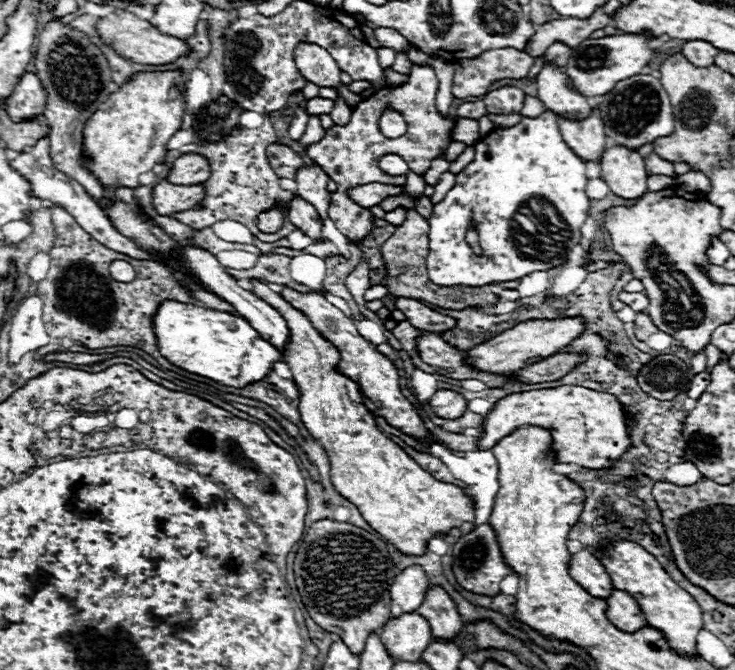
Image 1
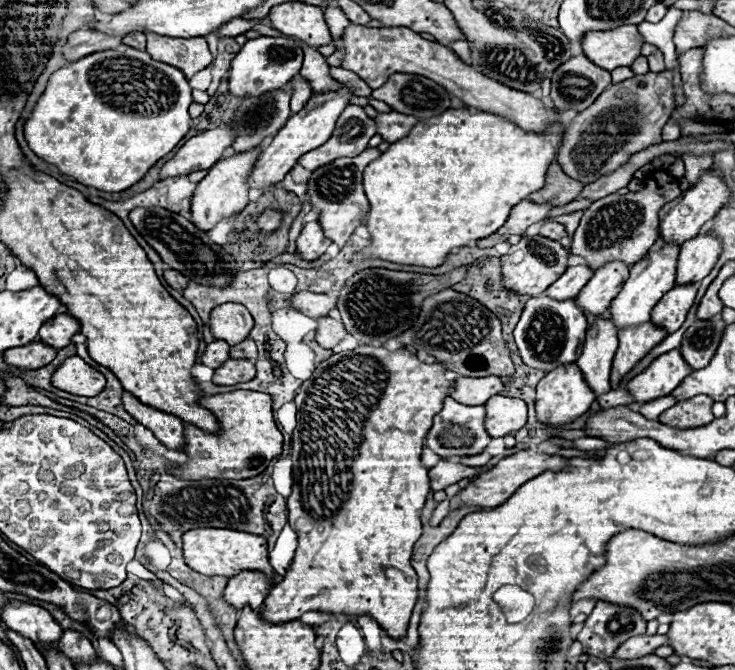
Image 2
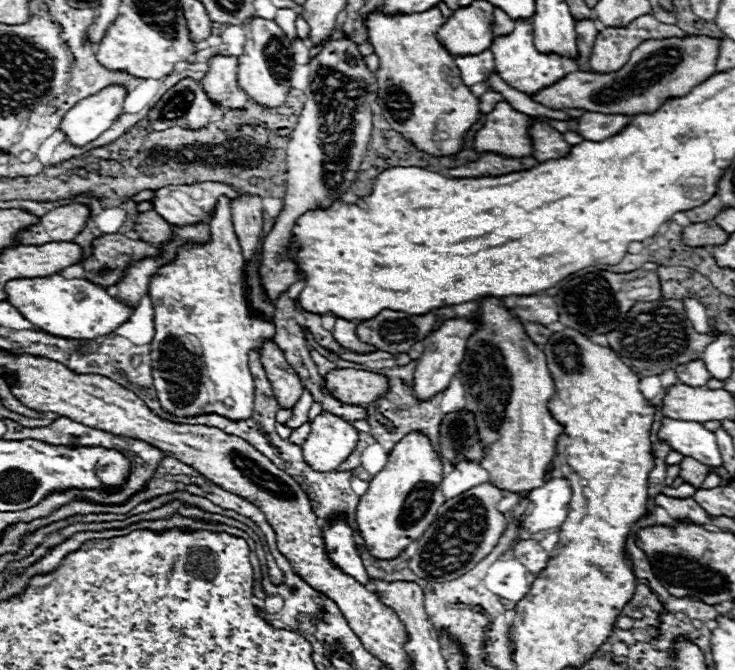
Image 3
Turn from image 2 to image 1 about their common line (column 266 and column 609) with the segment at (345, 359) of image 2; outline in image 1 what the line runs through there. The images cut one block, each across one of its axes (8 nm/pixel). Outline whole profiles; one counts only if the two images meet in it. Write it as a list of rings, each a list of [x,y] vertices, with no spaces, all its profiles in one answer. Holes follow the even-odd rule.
[[[612,590],[612,594],[606,598],[606,606],[608,606],[606,618],[620,630],[632,632],[632,630],[640,630],[642,626],[646,626],[644,614],[630,594],[622,590]]]

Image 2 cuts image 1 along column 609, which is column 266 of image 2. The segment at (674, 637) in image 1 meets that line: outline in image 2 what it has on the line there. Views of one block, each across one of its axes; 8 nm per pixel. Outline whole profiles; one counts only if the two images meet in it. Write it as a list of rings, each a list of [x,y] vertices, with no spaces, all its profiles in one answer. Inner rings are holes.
[[[194,528],[184,532],[182,540],[184,540],[186,564],[204,576],[232,578],[240,570],[266,570],[266,574],[274,574],[268,562],[266,538],[258,534],[248,534],[248,532],[228,530],[228,528]]]

